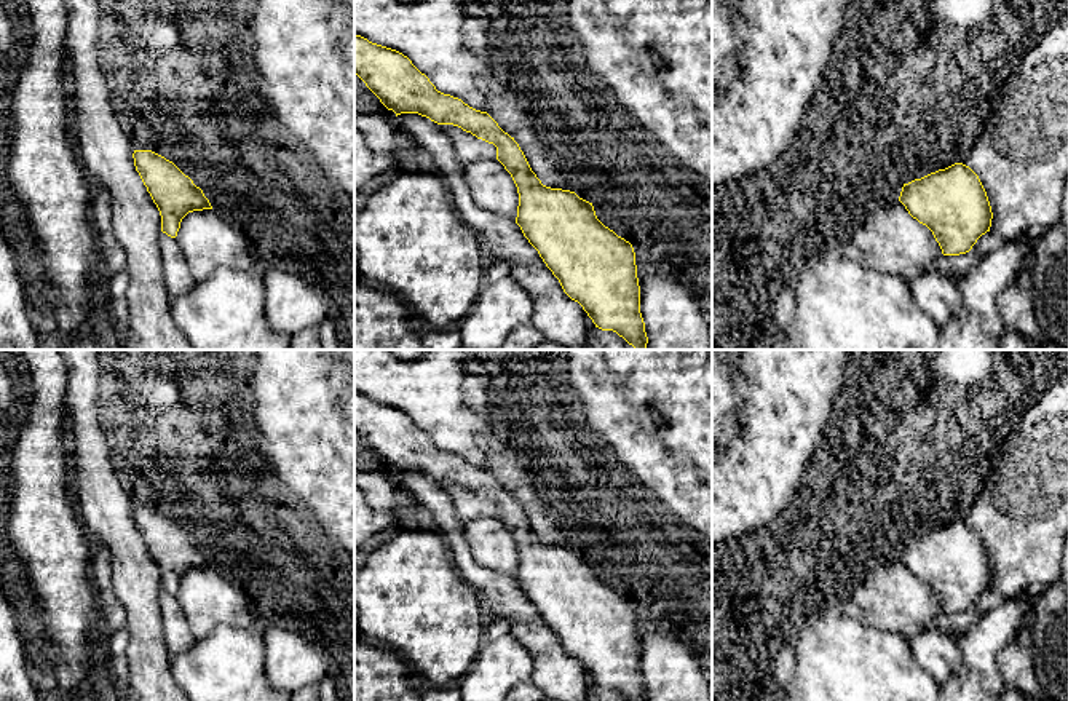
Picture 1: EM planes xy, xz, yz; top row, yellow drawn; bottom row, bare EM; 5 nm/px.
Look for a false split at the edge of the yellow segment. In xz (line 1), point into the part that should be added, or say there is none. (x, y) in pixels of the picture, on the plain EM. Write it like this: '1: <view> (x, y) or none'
1: none

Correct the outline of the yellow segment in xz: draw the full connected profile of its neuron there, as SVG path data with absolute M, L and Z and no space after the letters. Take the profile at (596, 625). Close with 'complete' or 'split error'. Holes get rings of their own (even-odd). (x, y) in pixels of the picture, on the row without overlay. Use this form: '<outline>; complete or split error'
M354 391L354 431L396 474L418 471L437 482L458 484L477 497L493 501L496 517L511 532L517 545L516 581L559 637L564 650L583 664L595 685L613 688L627 701L648 701L640 671L634 605L597 576L592 560L579 556L575 549L543 543L514 495L504 490L487 469L476 468L461 457L437 449L429 436L402 410Z; complete

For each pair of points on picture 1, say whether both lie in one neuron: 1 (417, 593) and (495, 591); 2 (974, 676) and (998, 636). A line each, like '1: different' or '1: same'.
1: different
2: same

